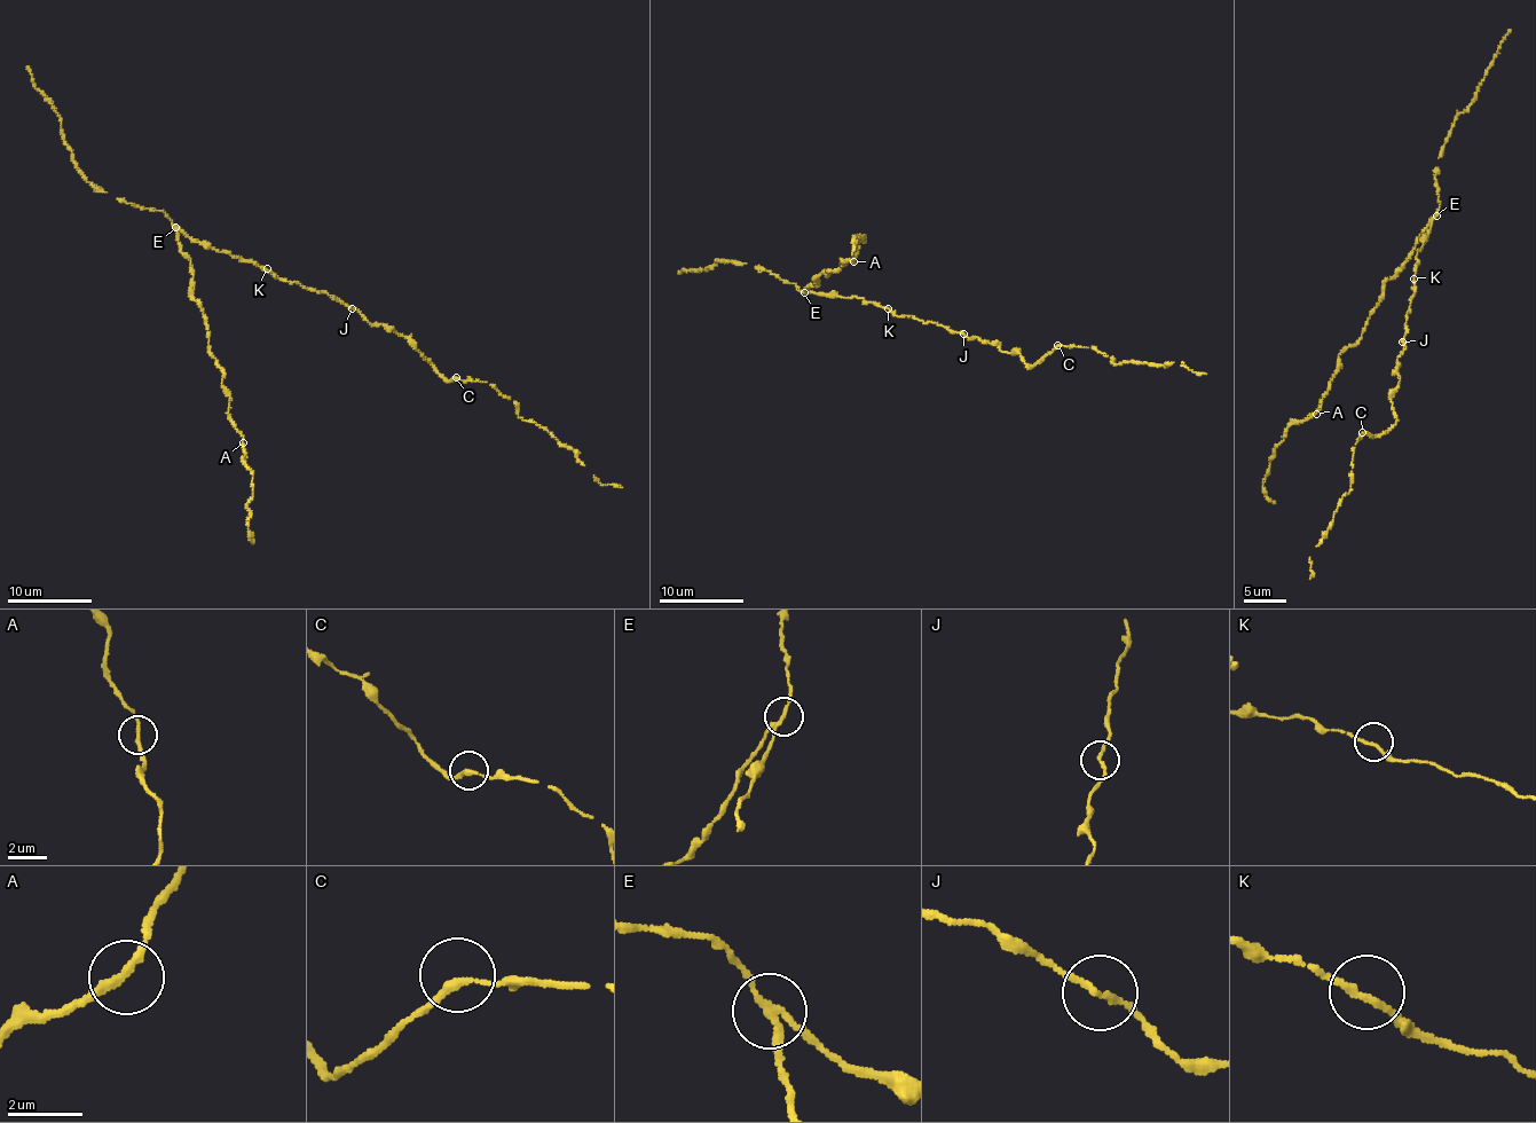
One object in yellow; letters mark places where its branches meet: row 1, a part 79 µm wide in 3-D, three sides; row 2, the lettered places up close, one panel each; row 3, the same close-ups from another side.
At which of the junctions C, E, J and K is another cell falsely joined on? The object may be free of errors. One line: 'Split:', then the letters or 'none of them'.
Split: E

